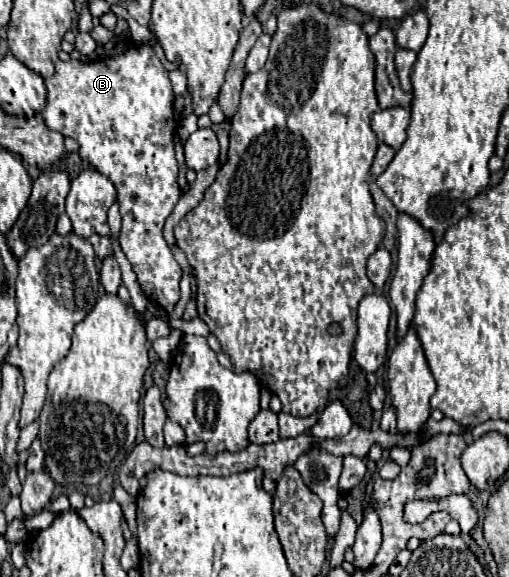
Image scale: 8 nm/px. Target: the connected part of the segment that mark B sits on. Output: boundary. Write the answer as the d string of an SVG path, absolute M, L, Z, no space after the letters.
M128 45L124 53L108 57L104 61L58 61L56 73L46 79L46 89L48 101L46 109L42 111L46 127L62 133L64 137L76 139L80 145L82 161L94 165L116 185L122 213L122 229L118 235L118 243L126 259L132 263L132 269L138 275L138 283L144 295L152 303L160 305L164 311L172 313L176 303L180 301L182 269L162 237L162 227L166 217L178 203L182 191L178 187L178 165L172 141L178 117L172 107L174 93L172 83L168 79L168 71L164 71L160 59L154 55L150 45Z

